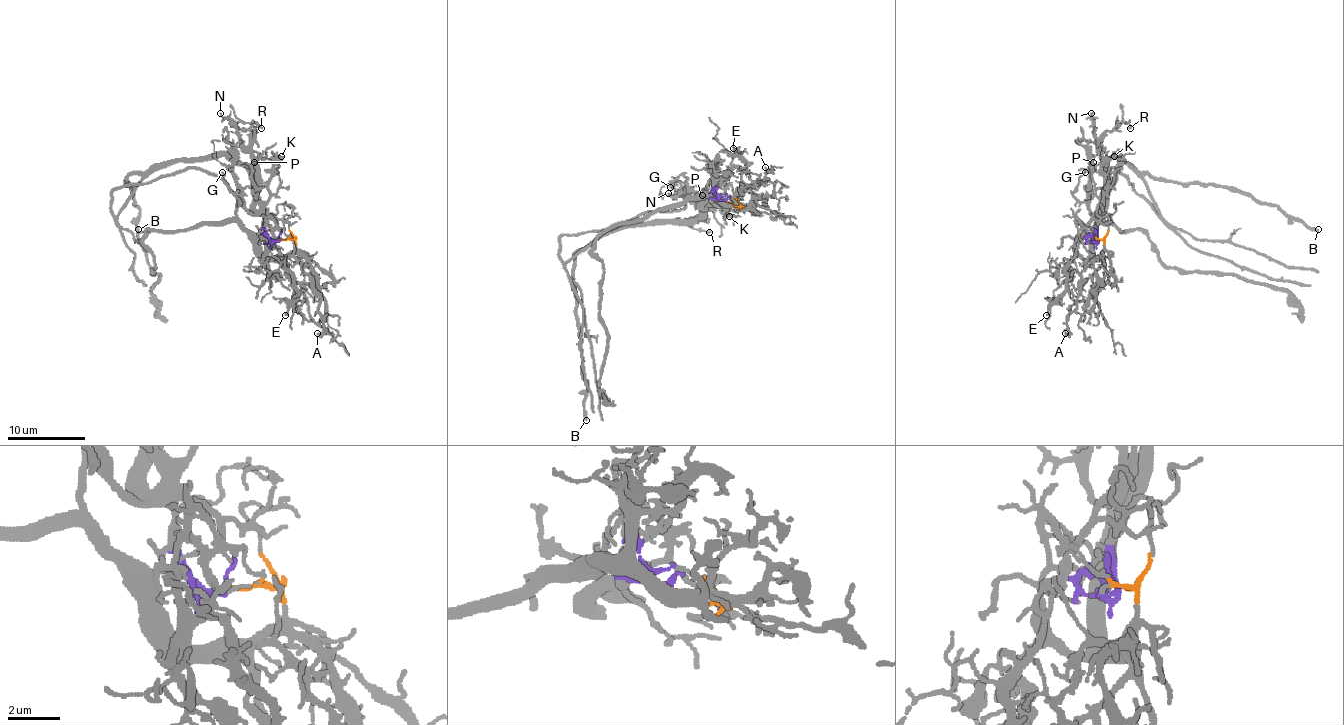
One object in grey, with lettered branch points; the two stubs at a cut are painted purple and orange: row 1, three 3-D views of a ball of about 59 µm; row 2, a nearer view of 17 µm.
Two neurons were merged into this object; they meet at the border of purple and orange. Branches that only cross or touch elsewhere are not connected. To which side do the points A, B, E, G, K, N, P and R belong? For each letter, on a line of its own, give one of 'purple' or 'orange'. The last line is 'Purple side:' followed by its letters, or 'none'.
A: orange
B: purple
E: orange
G: purple
K: purple
N: purple
P: purple
R: purple
Purple side: B, G, K, N, P, R

